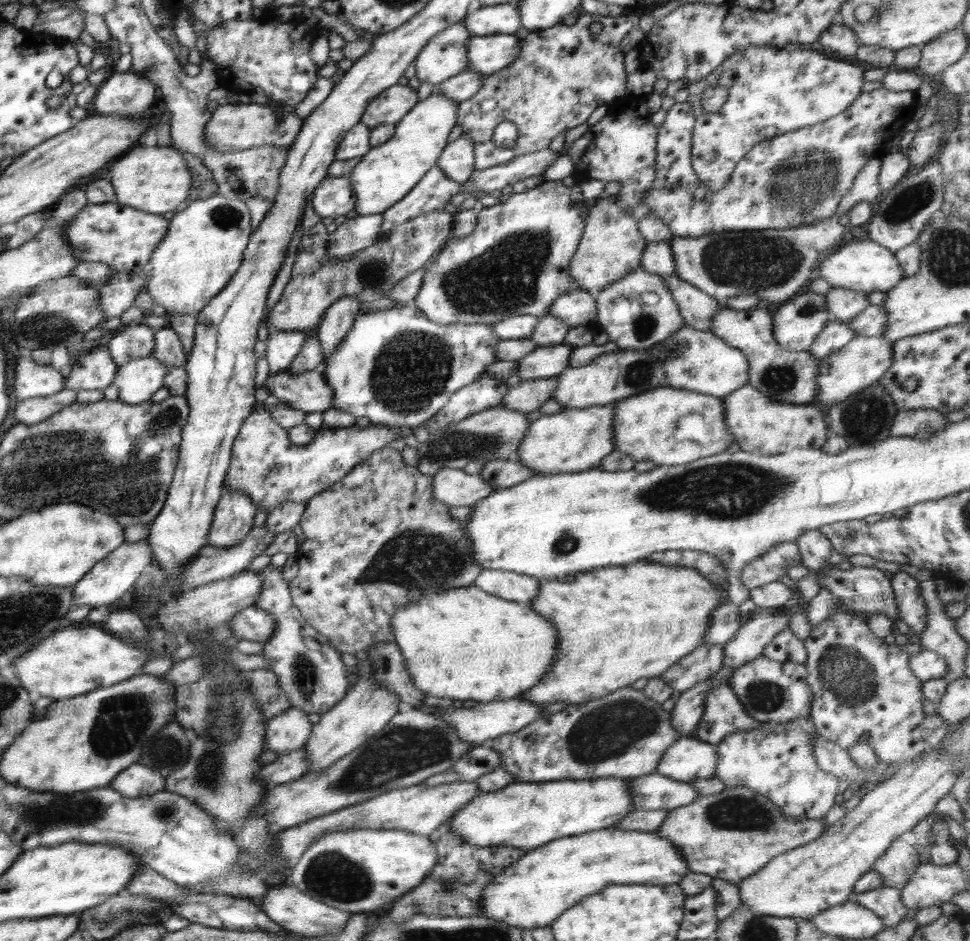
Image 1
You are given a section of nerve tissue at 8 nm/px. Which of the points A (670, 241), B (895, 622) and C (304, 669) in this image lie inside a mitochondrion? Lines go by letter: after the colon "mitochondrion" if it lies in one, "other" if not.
A: other
B: other
C: mitochondrion

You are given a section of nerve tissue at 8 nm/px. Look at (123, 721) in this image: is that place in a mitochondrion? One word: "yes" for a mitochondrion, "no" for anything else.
yes

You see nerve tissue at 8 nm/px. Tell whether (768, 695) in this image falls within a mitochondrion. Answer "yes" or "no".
yes

